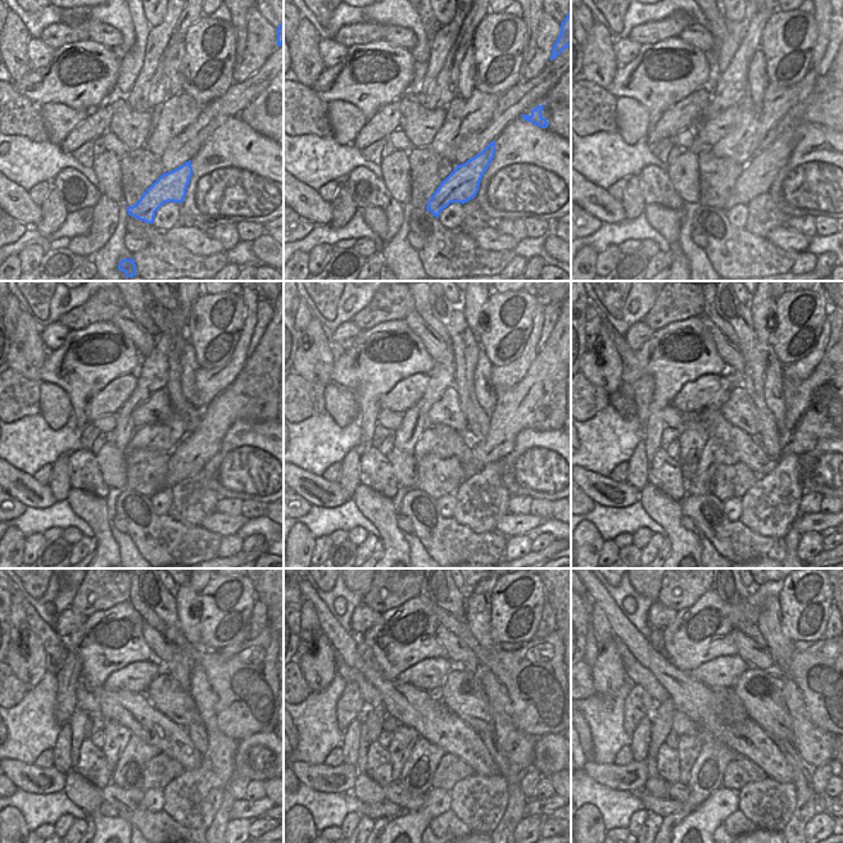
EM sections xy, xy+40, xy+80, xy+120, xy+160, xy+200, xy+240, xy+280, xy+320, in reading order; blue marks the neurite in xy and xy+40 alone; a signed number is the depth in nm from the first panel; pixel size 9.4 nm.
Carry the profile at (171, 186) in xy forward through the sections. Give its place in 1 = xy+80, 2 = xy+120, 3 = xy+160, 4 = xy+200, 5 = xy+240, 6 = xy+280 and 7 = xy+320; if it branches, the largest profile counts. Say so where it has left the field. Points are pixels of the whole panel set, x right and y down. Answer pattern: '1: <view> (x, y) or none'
1: xy+80 (760, 172)
2: xy+120 (191, 453)
3: xy+160 (506, 420)
4: xy+200 (805, 424)
5: xy+240 (240, 714)
6: xy+280 (534, 711)
7: xy+320 (824, 702)

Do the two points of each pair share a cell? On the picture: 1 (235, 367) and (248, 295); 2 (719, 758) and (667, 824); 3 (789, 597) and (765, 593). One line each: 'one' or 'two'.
1: one
2: one
3: two

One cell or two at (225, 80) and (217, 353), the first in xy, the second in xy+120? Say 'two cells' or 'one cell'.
one cell

